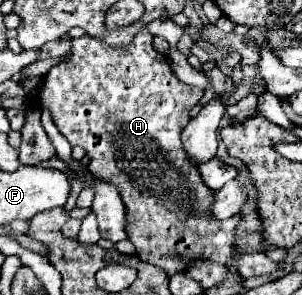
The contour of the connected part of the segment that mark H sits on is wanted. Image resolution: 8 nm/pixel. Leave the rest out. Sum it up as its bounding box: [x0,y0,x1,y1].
[33,27,279,279]

